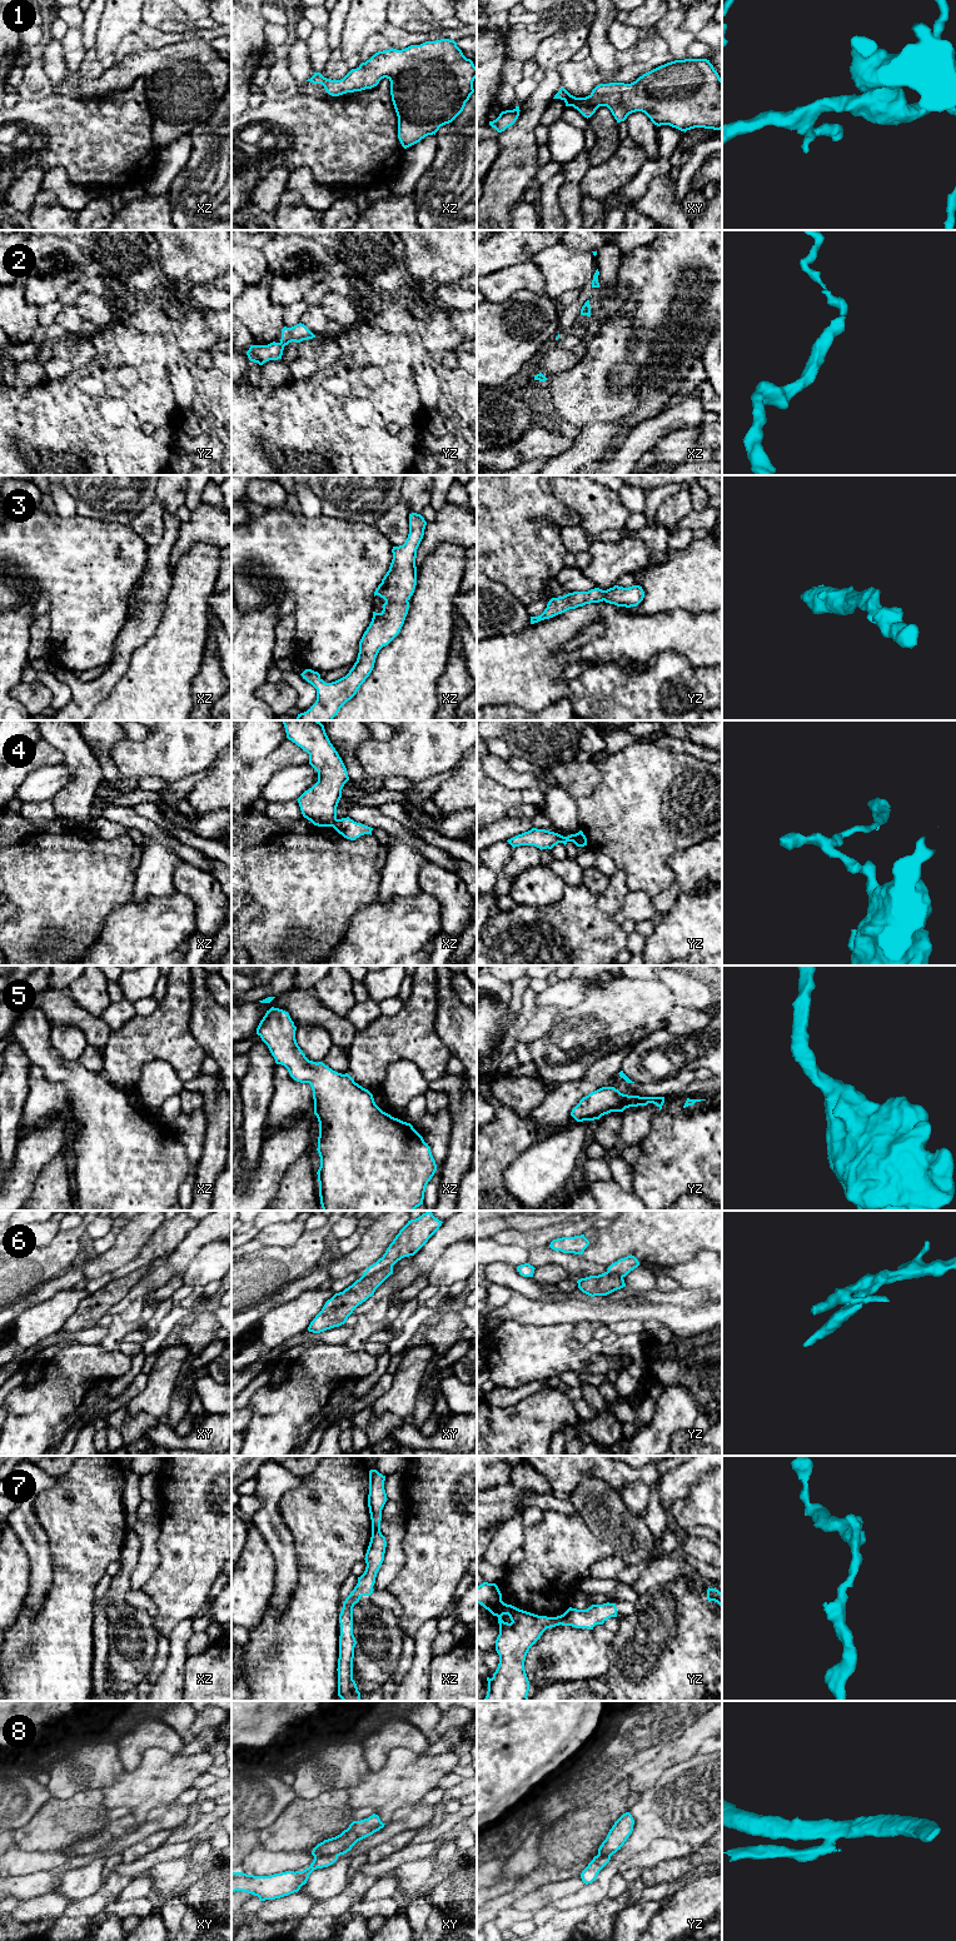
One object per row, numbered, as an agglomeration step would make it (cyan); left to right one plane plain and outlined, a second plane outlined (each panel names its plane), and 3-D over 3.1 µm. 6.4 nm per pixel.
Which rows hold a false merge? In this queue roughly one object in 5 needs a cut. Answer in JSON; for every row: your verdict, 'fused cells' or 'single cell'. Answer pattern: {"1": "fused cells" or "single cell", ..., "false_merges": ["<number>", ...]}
{"1": "single cell", "2": "fused cells", "3": "single cell", "4": "fused cells", "5": "single cell", "6": "fused cells", "7": "single cell", "8": "fused cells", "false_merges": ["2", "4", "6", "8"]}

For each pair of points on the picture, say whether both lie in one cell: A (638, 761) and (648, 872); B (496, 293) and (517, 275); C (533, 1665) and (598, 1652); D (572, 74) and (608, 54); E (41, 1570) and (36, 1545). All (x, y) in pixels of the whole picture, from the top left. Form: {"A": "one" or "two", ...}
{"A": "one", "B": "one", "C": "one", "D": "two", "E": "one"}

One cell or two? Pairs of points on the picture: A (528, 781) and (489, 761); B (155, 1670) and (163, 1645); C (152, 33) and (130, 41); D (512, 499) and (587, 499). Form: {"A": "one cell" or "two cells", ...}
{"A": "one cell", "B": "one cell", "C": "two cells", "D": "two cells"}

